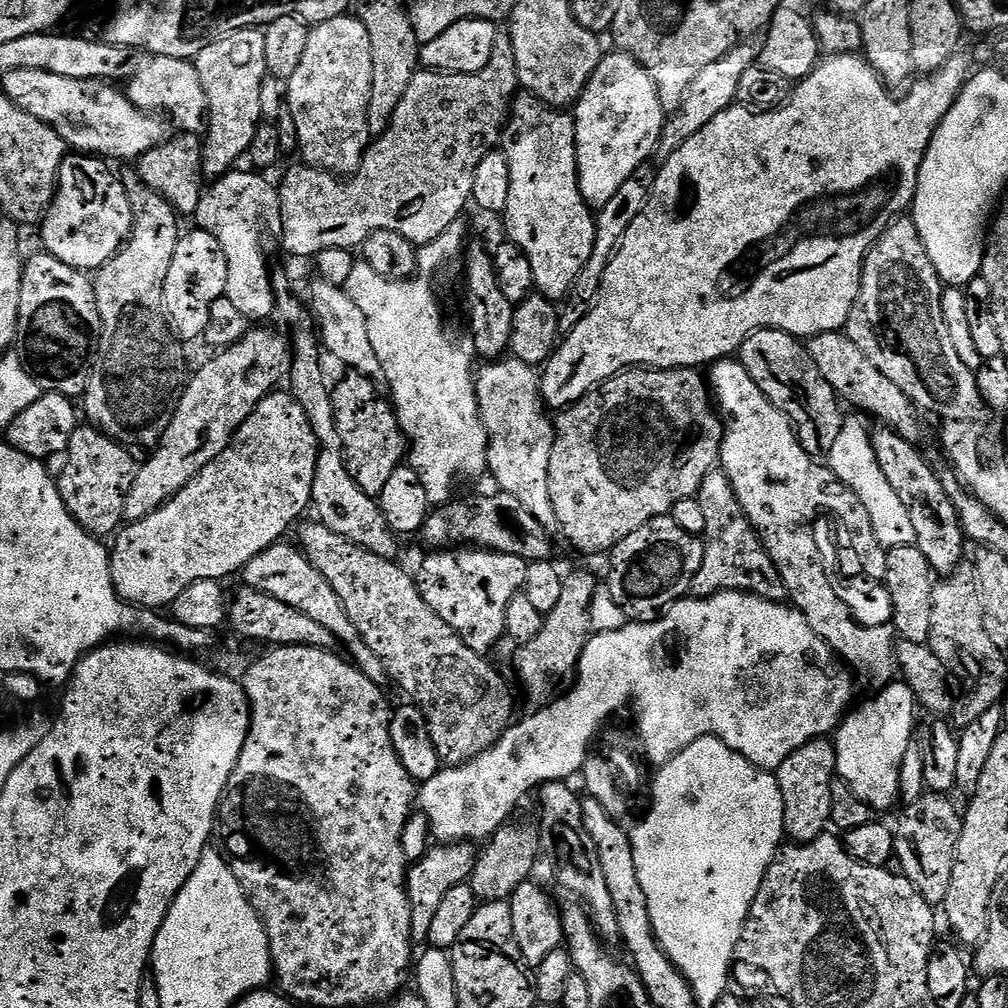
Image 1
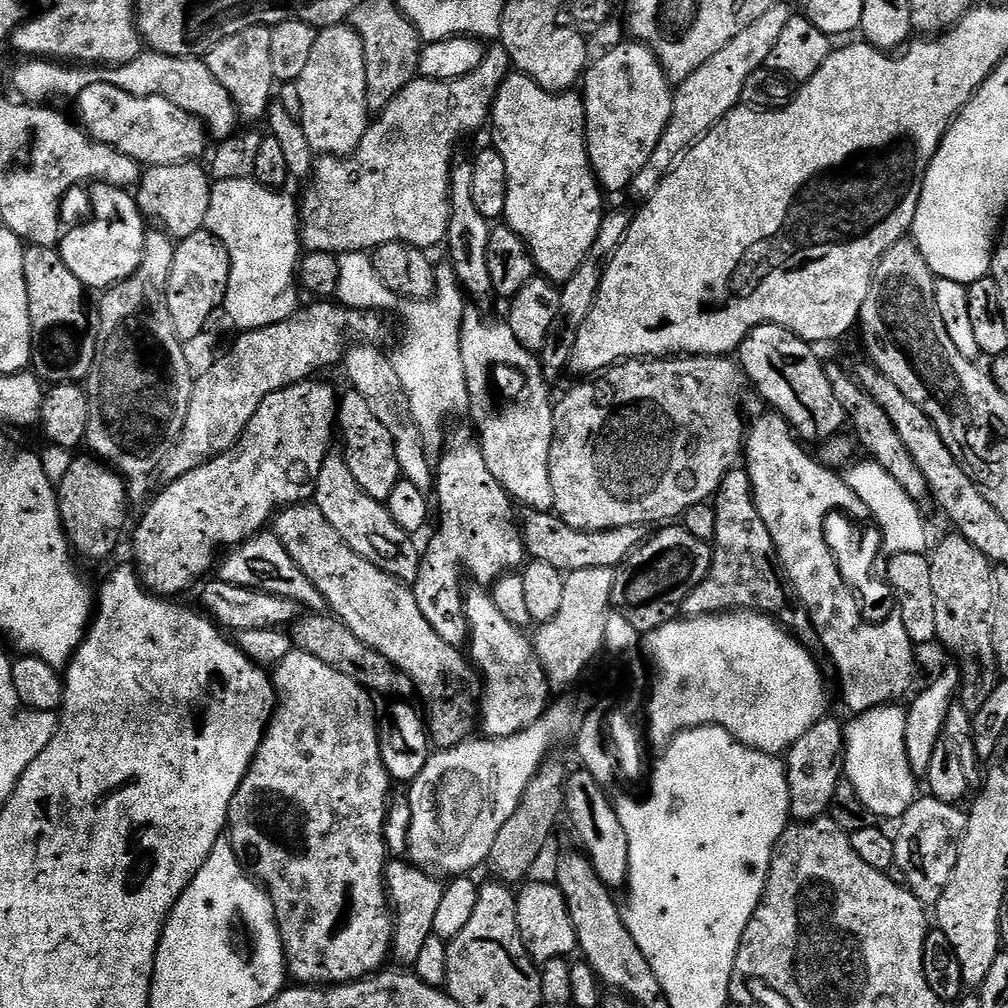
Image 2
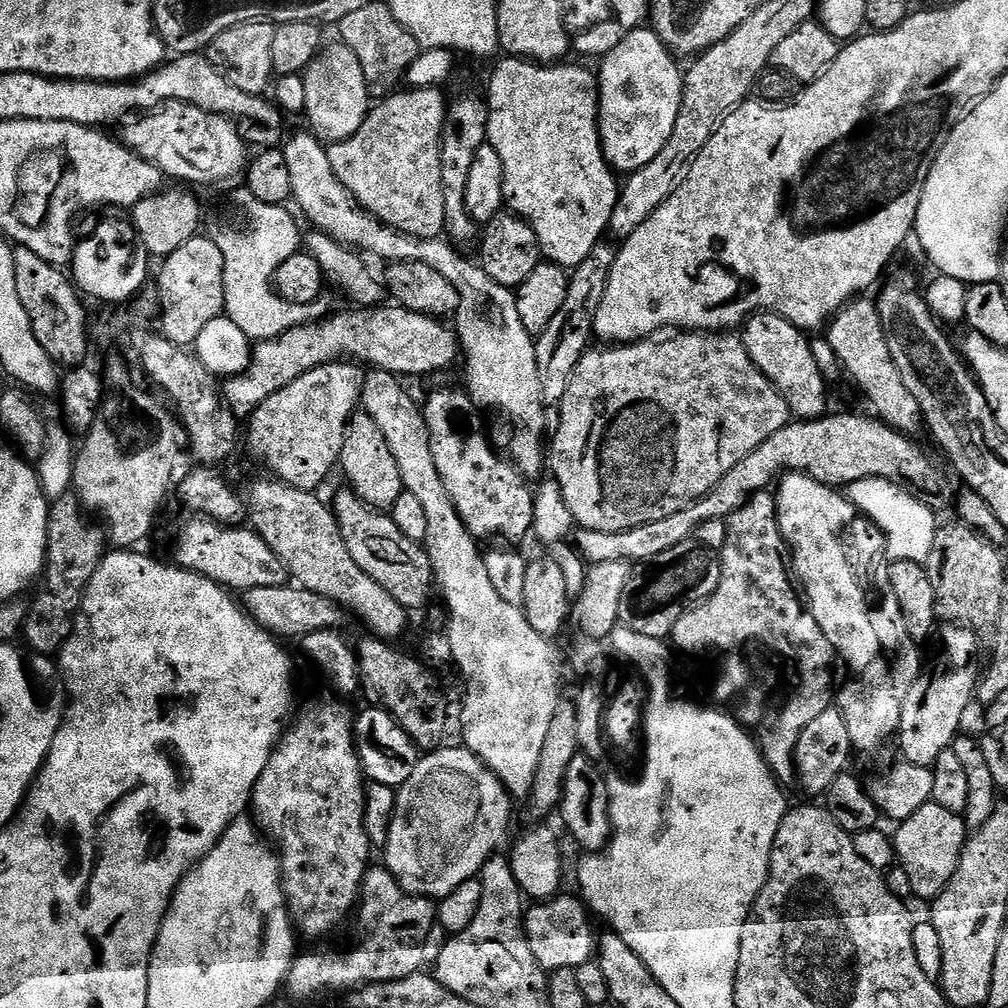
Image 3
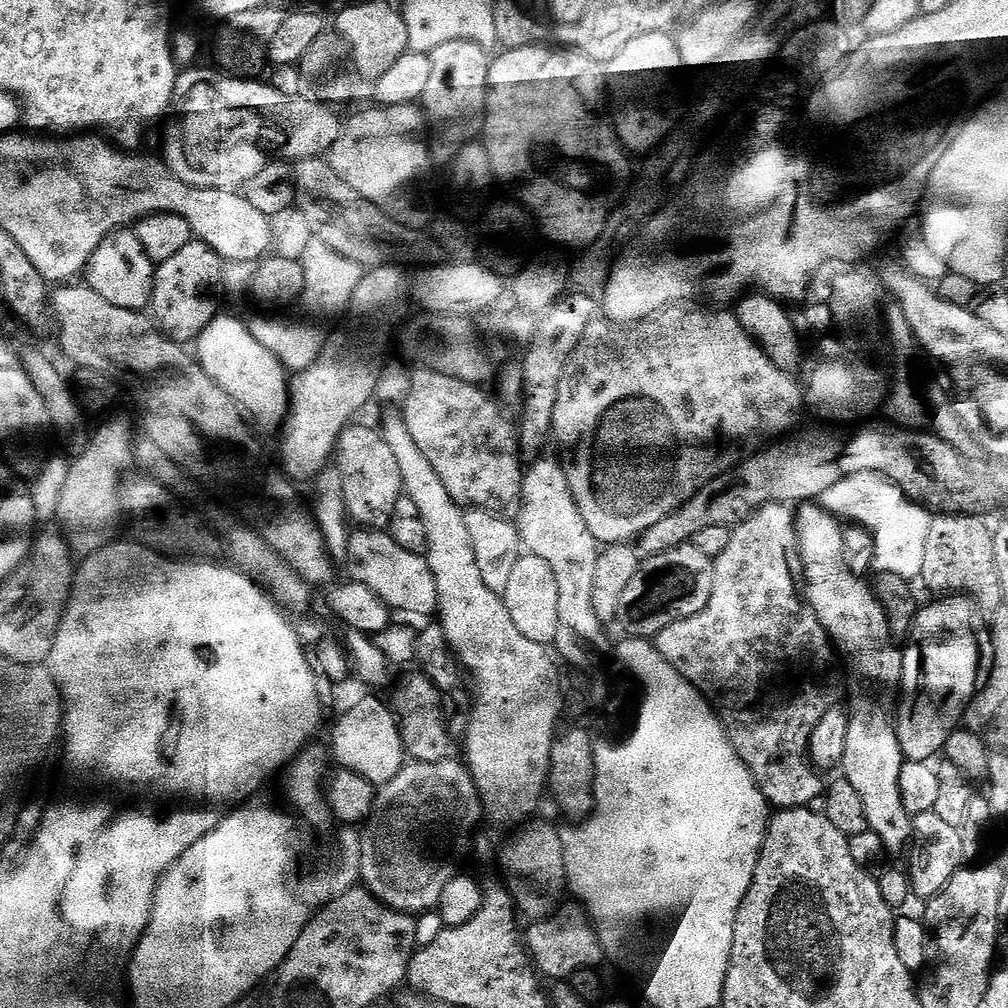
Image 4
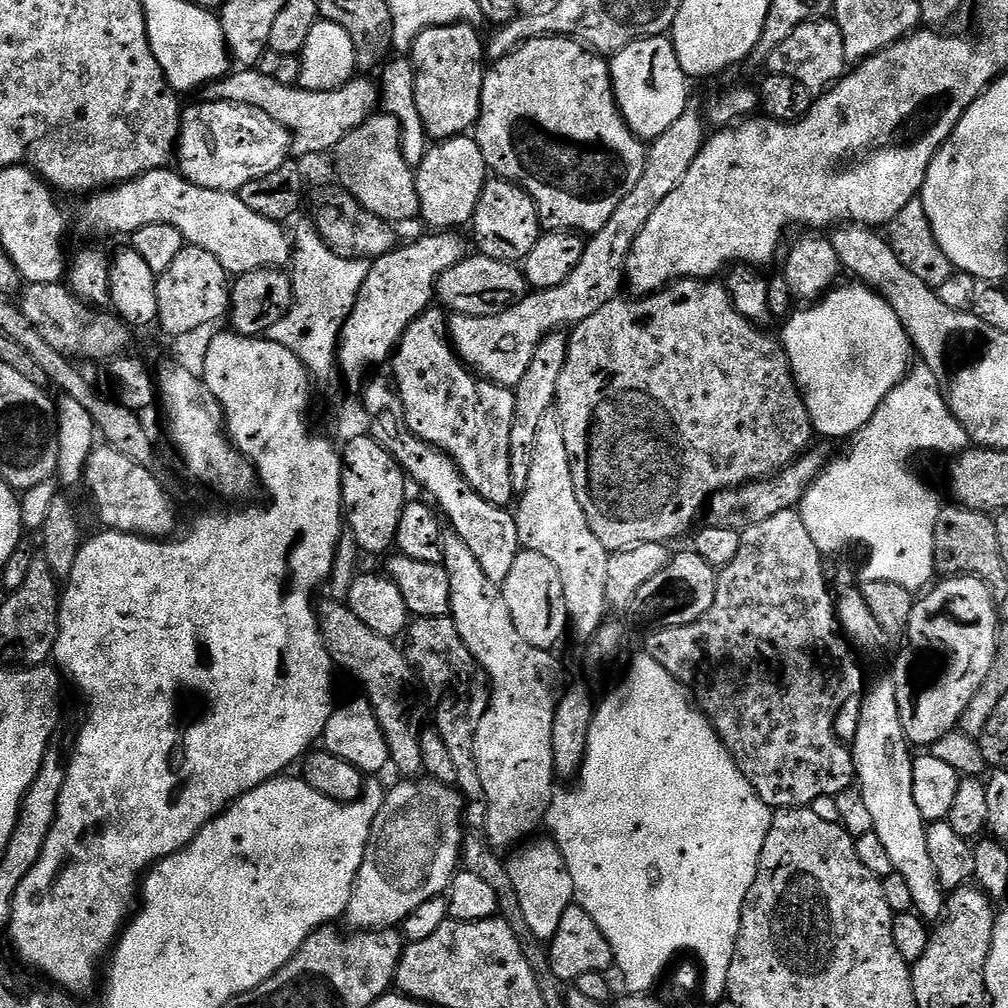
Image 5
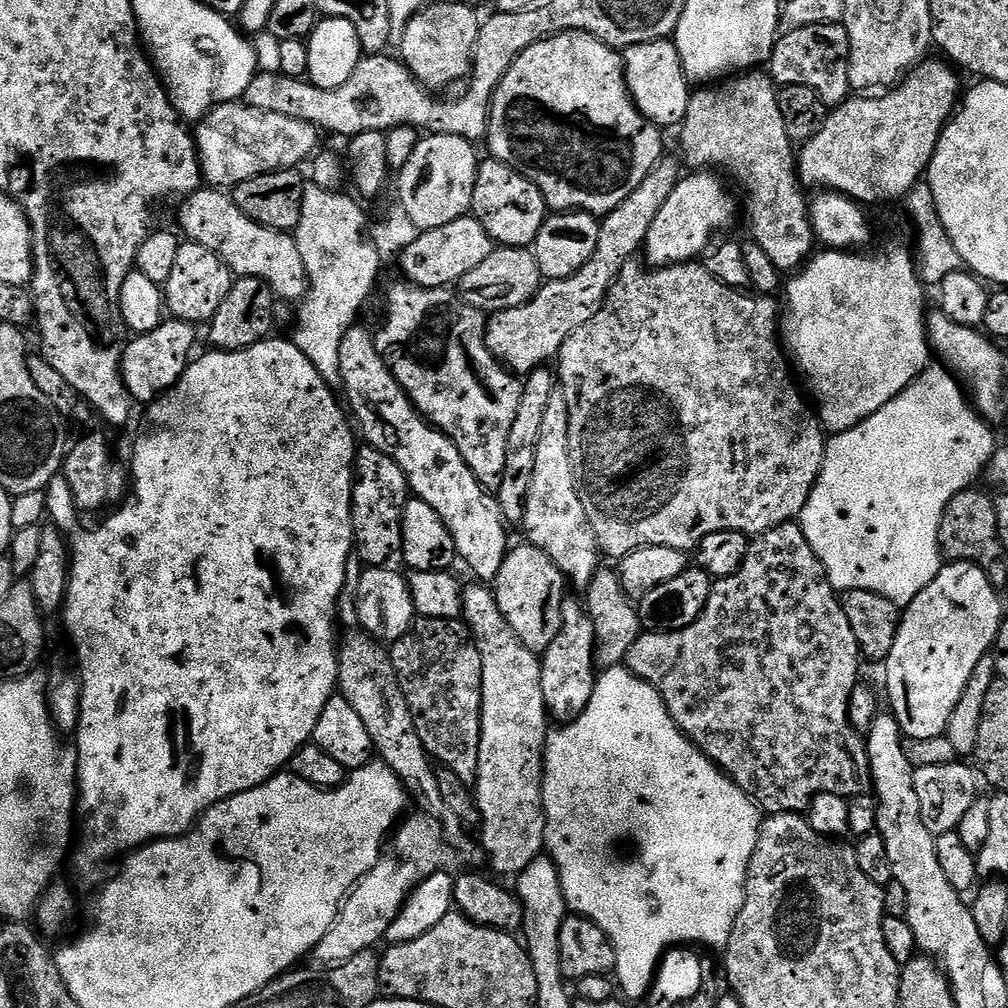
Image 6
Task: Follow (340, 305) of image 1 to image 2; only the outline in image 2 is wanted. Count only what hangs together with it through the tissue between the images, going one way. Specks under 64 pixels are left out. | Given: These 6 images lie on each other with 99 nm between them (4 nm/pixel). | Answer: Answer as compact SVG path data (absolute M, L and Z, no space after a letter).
M380 346L352 347L345 351L342 361L342 369L344 368L349 382L352 383L349 385L358 394L362 394L362 398L366 398L366 406L370 406L378 422L382 422L382 426L390 430L401 477L414 482L418 490L431 493L434 488L434 464L433 461L428 461L429 453L424 447L422 433L412 417L410 398L406 398L406 390L402 390L402 381L398 378L398 370L394 370L391 355L387 351L384 353Z

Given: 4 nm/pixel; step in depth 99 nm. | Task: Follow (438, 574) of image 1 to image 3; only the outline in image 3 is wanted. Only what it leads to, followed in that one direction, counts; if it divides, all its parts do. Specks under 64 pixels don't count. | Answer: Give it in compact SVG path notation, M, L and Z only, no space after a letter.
M440 388L437 392L432 392L428 396L428 401L423 401L422 411L424 413L424 422L426 424L426 430L428 431L428 445L430 446L430 454L434 456L434 466L438 466L438 478L442 478L442 486L446 486L446 494L450 496L450 502L454 504L458 514L464 526L472 537L475 537L477 541L483 542L483 540L492 540L497 536L497 541L500 542L516 542L512 540L520 540L524 535L533 531L533 520L535 518L535 504L533 502L533 489L528 489L525 479L516 471L512 466L512 461L505 458L494 447L493 441L484 437L484 428L479 424L477 419L478 413L476 408L472 404L471 398L469 398L467 391L461 390L460 392L456 388Z

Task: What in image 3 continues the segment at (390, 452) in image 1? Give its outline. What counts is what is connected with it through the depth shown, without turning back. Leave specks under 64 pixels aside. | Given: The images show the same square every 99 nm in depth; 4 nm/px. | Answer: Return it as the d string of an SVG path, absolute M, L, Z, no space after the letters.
M362 410L353 412L348 419L339 467L344 468L344 476L348 479L347 487L356 493L359 500L372 508L390 510L405 492L402 474L398 474L398 462L394 462L394 454L390 454L390 446L386 446L386 438L382 438L378 422L374 422L374 418L370 418L370 414Z

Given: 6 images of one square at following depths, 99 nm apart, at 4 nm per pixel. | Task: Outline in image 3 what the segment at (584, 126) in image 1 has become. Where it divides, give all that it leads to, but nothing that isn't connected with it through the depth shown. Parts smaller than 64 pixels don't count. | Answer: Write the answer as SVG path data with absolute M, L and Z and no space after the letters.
M651 27L634 29L611 48L603 57L604 65L598 68L600 141L612 171L631 174L654 162L662 146L670 142L682 106L684 77L682 68L676 65L677 57Z

